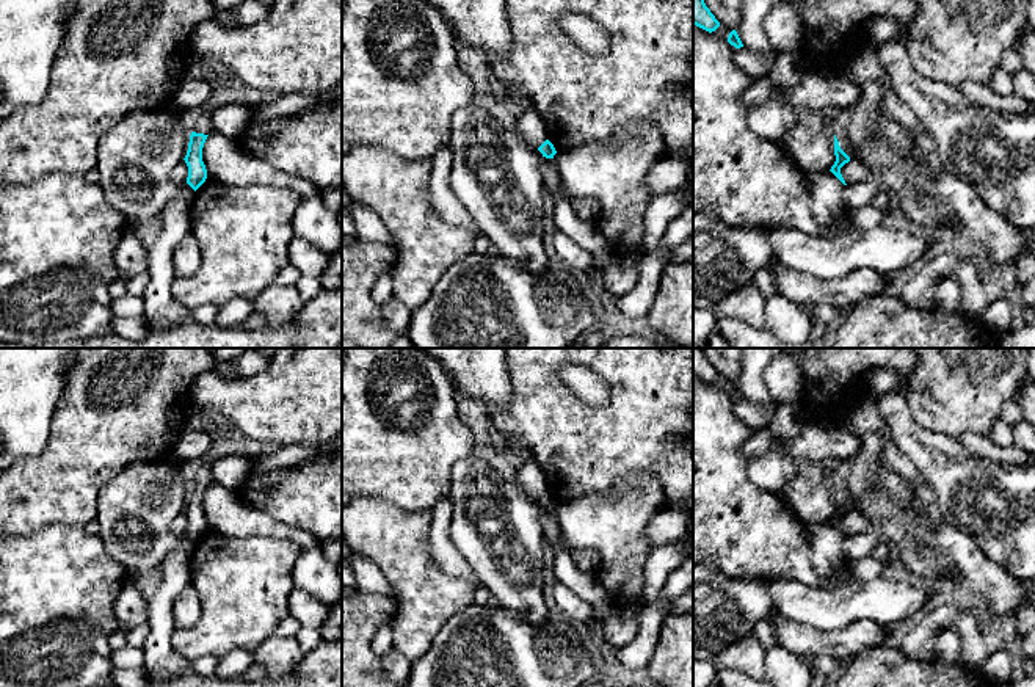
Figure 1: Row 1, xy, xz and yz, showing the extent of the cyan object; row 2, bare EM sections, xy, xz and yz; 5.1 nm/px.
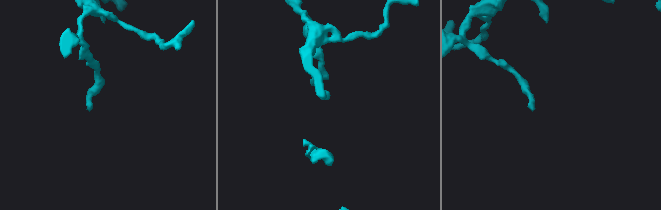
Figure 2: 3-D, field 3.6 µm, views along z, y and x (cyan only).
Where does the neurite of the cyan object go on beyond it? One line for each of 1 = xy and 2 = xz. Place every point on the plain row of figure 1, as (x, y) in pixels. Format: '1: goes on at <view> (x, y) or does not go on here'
1: does not go on here
2: does not go on here

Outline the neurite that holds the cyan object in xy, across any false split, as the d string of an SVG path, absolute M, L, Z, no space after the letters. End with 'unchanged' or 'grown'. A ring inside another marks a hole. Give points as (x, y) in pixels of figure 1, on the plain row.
M191 483L185 514L188 518L187 535L196 543L207 530L202 513L202 499L209 486Z; unchanged

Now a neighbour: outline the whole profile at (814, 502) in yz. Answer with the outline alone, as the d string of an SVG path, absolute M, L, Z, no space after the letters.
M797 478L784 486L783 494L787 497L798 518L808 525L826 524L836 511L834 488L825 483Z

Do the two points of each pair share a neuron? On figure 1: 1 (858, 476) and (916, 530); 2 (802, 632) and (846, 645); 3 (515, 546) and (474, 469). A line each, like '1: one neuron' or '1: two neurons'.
1: one neuron
2: one neuron
3: one neuron

